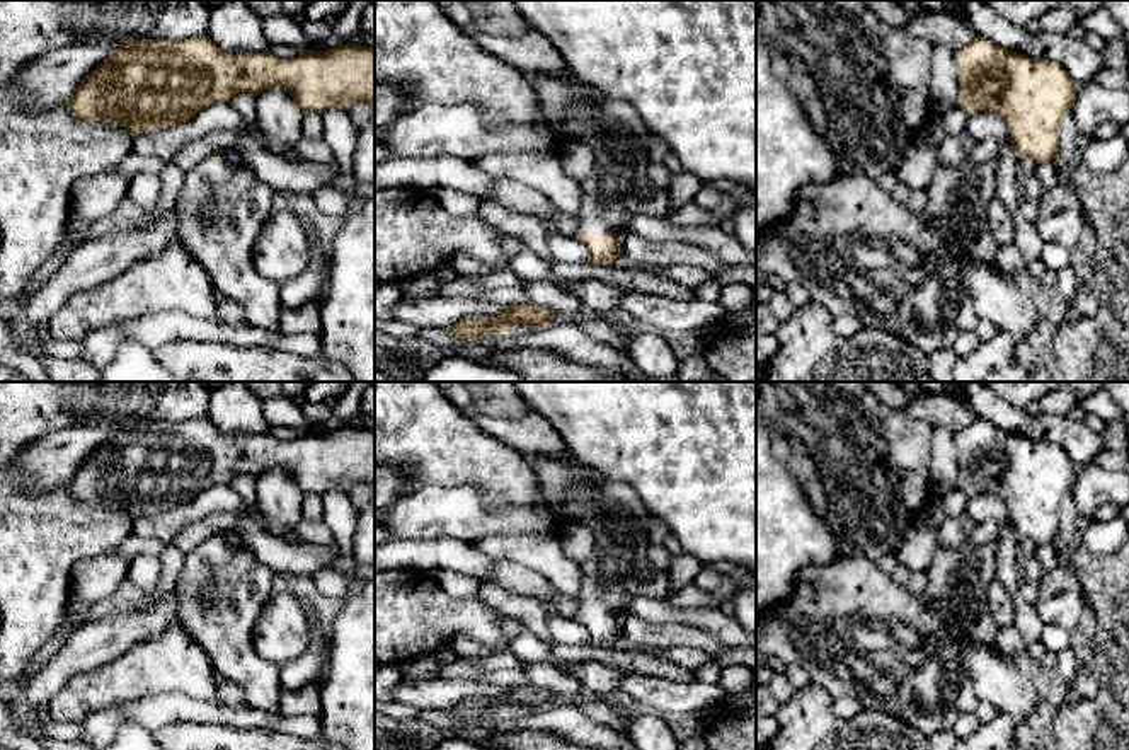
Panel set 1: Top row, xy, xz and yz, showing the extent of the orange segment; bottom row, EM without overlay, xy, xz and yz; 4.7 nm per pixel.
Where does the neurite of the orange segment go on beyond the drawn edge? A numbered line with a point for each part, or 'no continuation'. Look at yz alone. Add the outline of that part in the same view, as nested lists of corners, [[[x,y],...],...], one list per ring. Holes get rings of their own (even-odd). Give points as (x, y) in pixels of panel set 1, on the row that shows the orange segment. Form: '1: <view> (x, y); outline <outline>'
1: yz (959, 196); outline [[[969,159],[959,167],[937,162],[931,181],[925,193],[928,198],[926,218],[935,220],[945,235],[971,259],[994,266],[1000,245],[988,222],[988,206],[996,194],[996,167],[991,164],[974,164]]]

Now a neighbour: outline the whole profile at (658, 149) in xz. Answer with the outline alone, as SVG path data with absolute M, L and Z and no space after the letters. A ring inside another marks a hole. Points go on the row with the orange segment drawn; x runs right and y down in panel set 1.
M652 135L649 141L649 162L662 165L666 157L671 153L668 143L659 136Z

